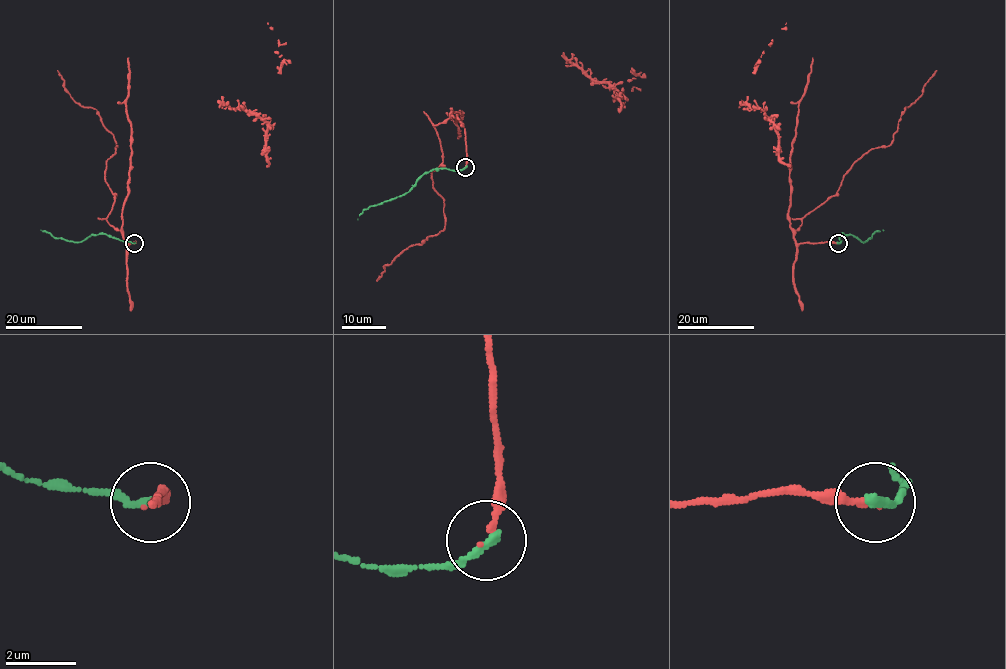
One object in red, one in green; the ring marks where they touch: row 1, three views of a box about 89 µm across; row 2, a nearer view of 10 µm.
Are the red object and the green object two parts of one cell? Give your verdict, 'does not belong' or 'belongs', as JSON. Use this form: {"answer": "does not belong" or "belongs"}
{"answer": "belongs"}

